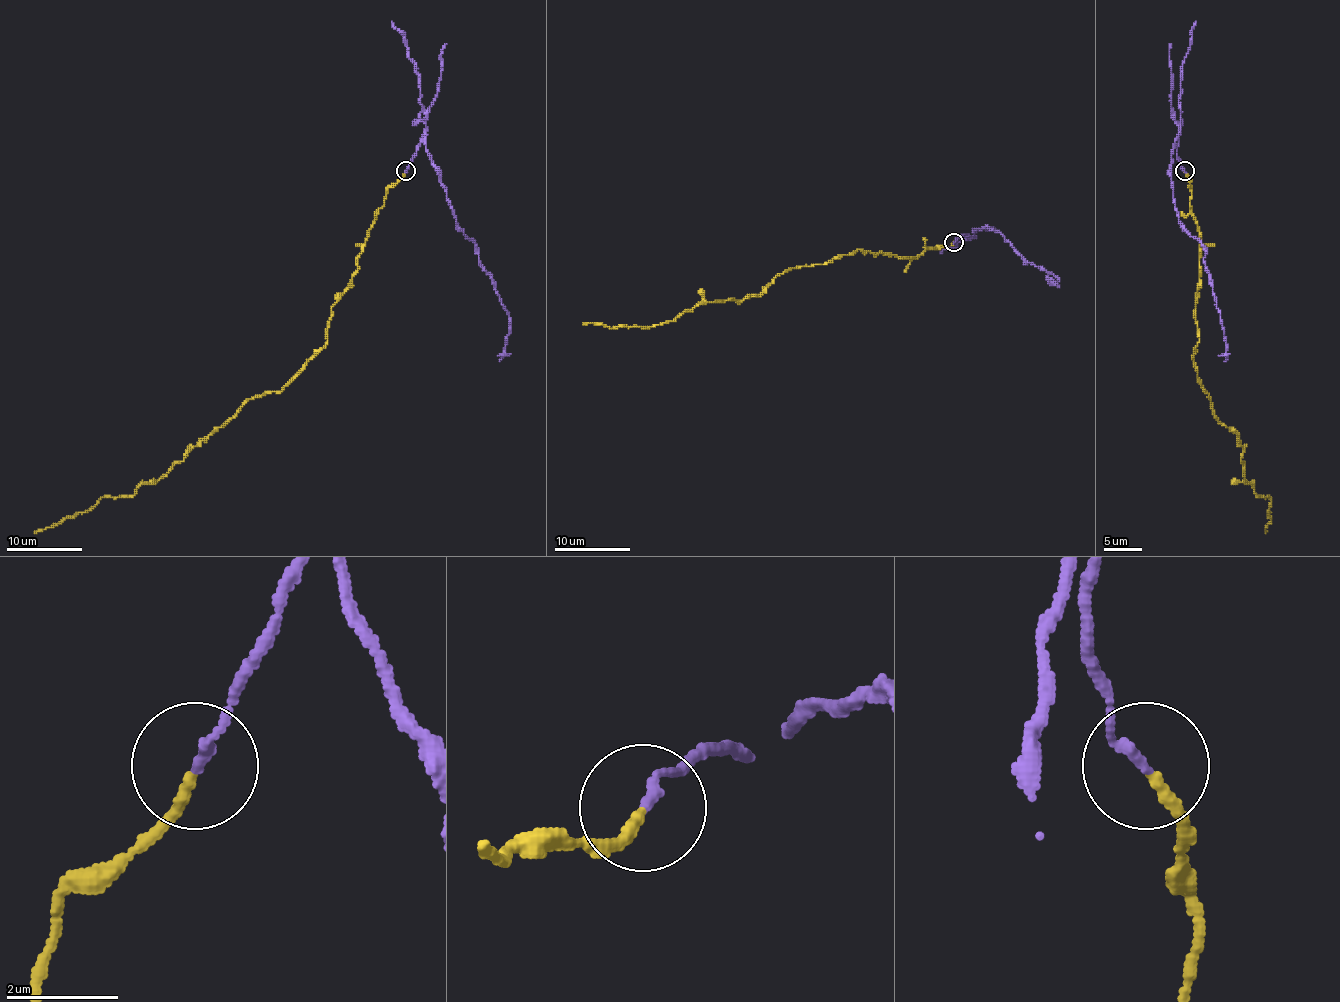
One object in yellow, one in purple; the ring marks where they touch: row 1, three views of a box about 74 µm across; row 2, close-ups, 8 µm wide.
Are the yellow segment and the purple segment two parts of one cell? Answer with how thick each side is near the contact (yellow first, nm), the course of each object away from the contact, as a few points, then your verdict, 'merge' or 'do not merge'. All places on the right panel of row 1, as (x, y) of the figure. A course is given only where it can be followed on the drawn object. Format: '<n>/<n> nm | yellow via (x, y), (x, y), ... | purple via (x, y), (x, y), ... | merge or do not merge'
190/190 nm | yellow via (1184, 172), (1199, 231), (1199, 342), (1192, 359), (1216, 418), (1243, 446), (1245, 480), (1269, 497), (1265, 533) | purple via (1184, 170), (1176, 157), (1178, 138), (1171, 155), (1173, 200), (1178, 223), (1205, 251), (1224, 361) | do not merge

